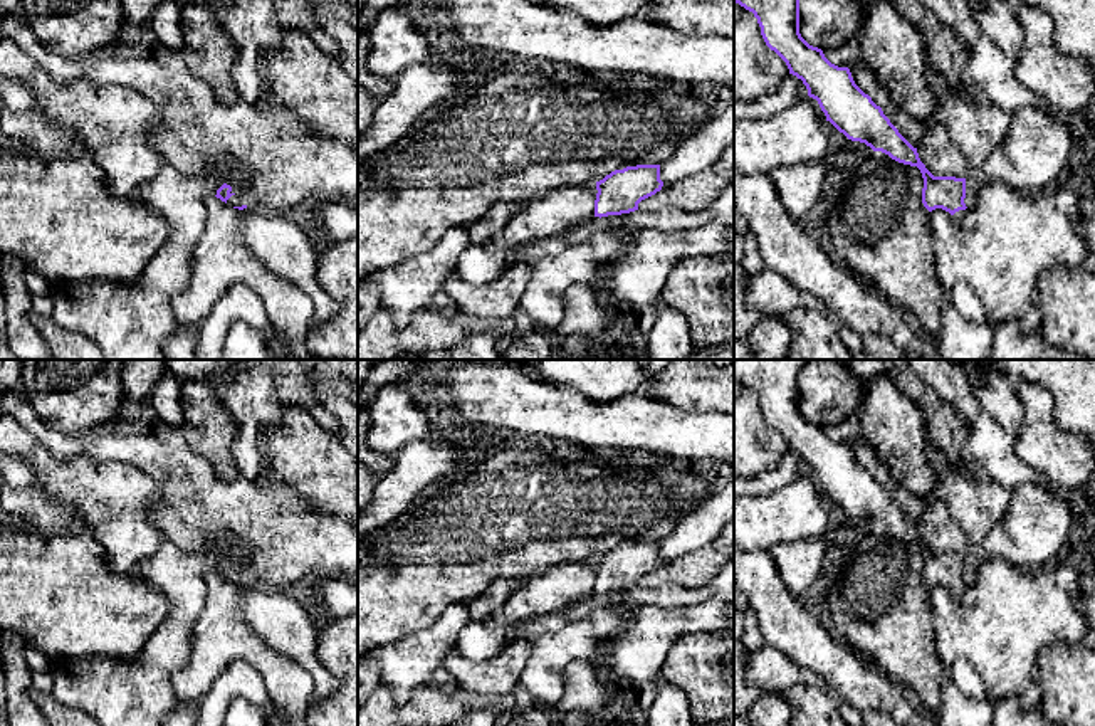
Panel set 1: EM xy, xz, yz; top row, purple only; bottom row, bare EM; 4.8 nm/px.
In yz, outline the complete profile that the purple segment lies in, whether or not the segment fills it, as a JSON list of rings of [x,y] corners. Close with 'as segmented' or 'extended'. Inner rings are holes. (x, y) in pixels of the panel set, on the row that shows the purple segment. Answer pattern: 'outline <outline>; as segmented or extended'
outline [[[734,0],[746,10],[752,12],[761,27],[766,45],[774,50],[788,66],[789,74],[803,81],[808,96],[816,99],[821,111],[840,133],[851,141],[860,141],[873,151],[882,151],[892,160],[917,166],[924,178],[922,203],[932,212],[942,208],[951,213],[956,227],[962,225],[966,198],[966,178],[934,176],[920,161],[917,148],[914,148],[883,114],[868,94],[865,94],[853,81],[848,67],[831,64],[821,49],[809,45],[799,34],[799,0]]]; extended

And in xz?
outline [[[637,165],[615,170],[596,182],[595,217],[635,212],[642,200],[655,195],[662,187],[660,165]]]; as segmented

